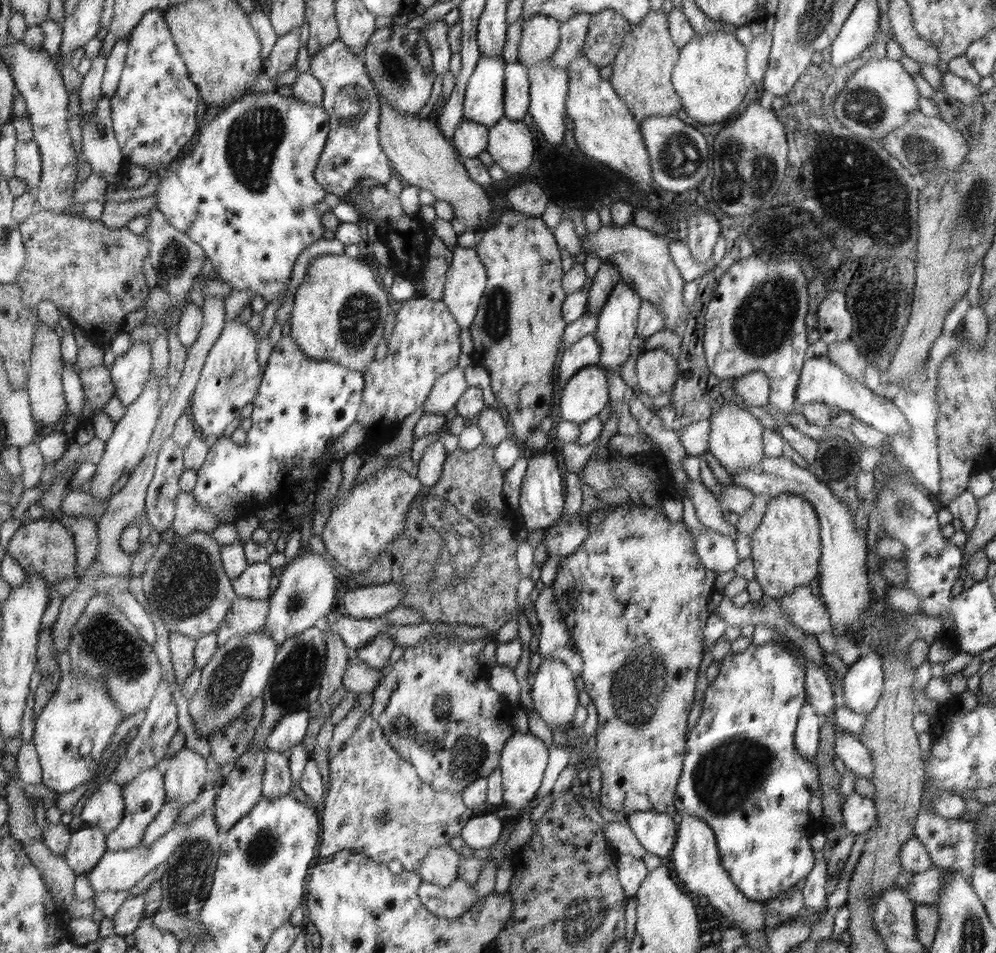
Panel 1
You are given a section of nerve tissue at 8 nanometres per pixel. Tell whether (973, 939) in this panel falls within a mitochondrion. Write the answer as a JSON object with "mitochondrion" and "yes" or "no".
{"mitochondrion":"yes"}

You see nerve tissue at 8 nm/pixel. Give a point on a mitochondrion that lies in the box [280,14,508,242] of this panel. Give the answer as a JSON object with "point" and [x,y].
{"point":[391,66]}

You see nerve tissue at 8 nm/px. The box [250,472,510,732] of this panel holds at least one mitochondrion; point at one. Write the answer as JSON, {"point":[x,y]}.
{"point":[297,676]}

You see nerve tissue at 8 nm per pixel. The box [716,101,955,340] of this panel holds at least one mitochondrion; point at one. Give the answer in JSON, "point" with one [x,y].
{"point":[921,154]}

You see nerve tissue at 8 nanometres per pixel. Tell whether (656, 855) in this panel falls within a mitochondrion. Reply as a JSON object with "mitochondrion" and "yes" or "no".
{"mitochondrion":"no"}

